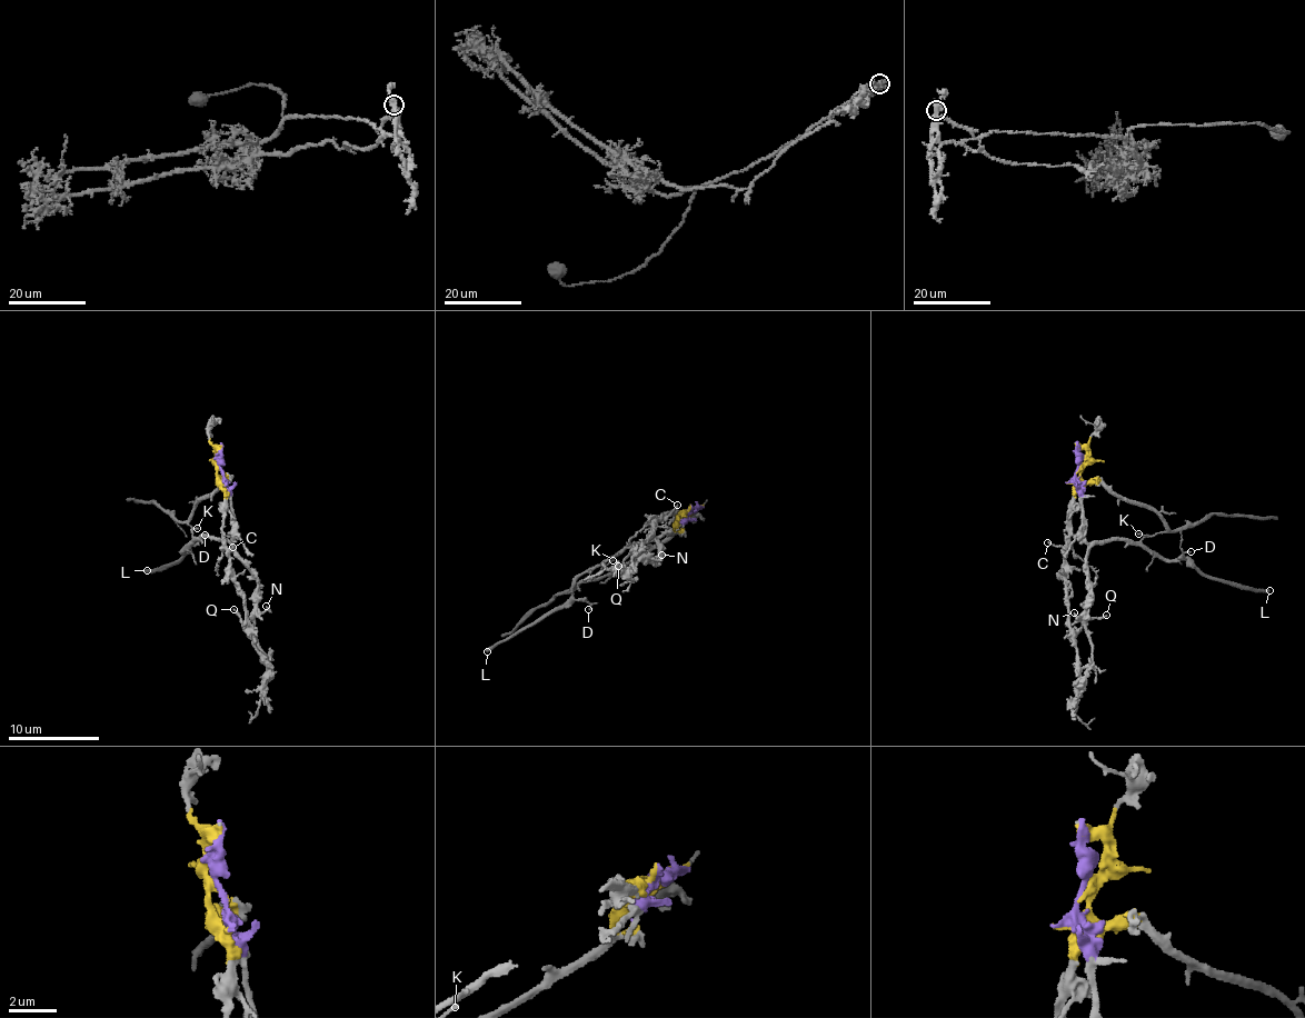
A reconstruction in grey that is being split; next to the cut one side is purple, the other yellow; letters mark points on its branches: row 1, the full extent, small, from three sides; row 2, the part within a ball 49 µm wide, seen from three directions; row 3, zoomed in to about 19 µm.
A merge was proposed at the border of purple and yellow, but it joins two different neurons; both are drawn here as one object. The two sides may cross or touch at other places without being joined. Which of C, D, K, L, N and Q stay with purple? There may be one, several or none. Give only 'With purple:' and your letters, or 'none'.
With purple: D, L, N

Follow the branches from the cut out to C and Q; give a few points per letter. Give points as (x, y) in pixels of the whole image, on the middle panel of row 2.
C: (689, 511), (663, 517), (676, 503)
Q: (689, 511), (658, 519), (660, 520), (650, 525), (649, 538), (618, 565)

